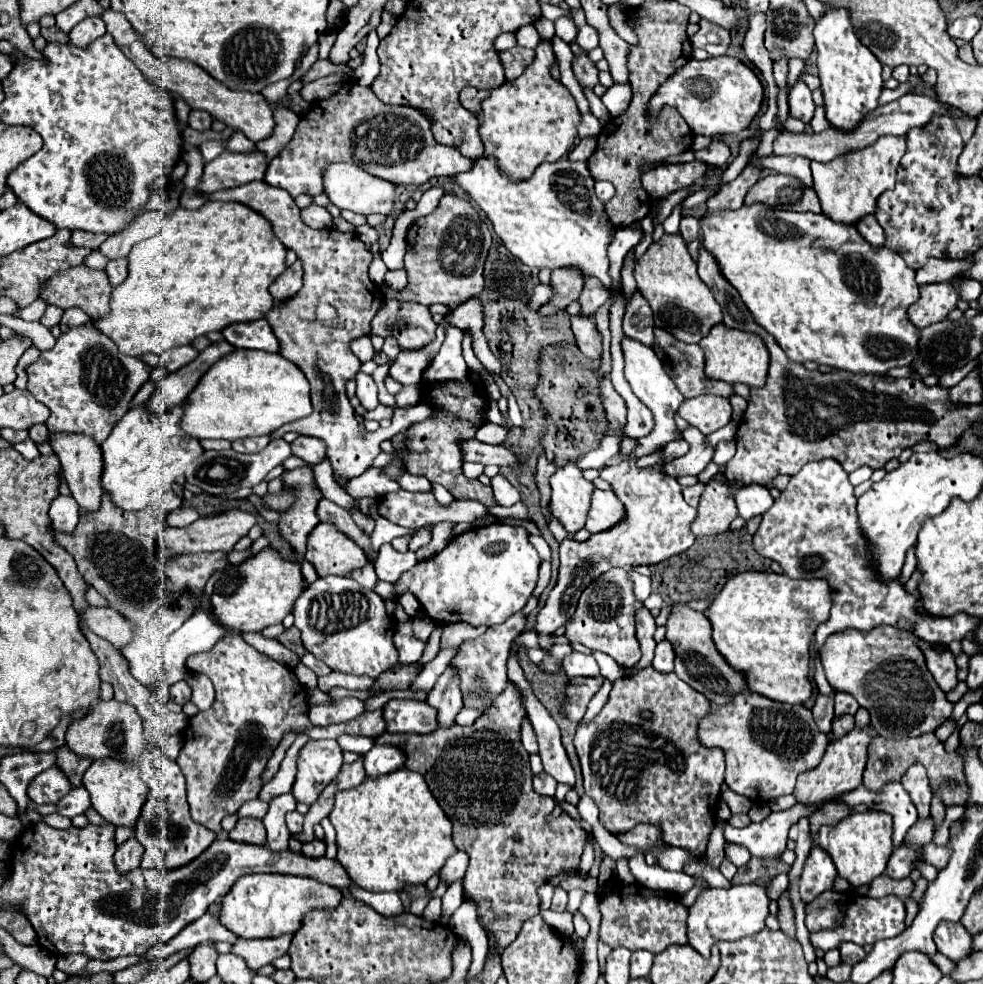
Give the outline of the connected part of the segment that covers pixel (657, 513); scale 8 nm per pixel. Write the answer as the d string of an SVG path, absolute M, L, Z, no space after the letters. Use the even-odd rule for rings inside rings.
M602 378L598 382L600 400L606 412L608 430L606 436L620 436L620 462L612 466L604 466L600 470L600 478L610 482L614 494L624 504L624 518L606 532L596 532L584 542L576 542L572 538L566 538L560 544L560 572L558 582L550 590L544 608L538 612L536 620L536 632L540 634L540 646L546 650L552 646L548 636L554 634L556 628L560 628L576 610L578 598L582 590L596 580L600 574L608 572L610 568L630 568L630 566L652 566L658 564L670 556L682 554L694 544L694 536L690 532L690 524L696 518L696 508L688 506L682 496L682 486L676 478L662 472L664 464L654 466L638 466L638 458L634 454L634 444L638 444L636 438L630 438L624 434L626 426L626 404L620 394L616 394L610 378Z

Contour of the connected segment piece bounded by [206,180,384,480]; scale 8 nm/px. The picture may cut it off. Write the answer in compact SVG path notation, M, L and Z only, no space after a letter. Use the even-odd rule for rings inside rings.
M256 180L254 184L242 184L240 188L228 188L222 192L212 192L212 196L206 196L208 200L236 200L242 202L262 216L266 216L272 226L274 234L286 248L294 250L300 260L304 260L304 286L294 298L288 298L280 304L276 304L264 318L272 326L274 336L278 336L278 342L282 344L280 354L294 362L304 376L308 378L312 386L312 406L314 412L302 420L296 420L292 424L286 424L278 428L278 432L272 434L284 436L290 430L296 430L298 434L316 436L326 442L328 450L326 456L330 458L334 466L336 480L346 476L354 478L360 476L368 468L368 436L370 432L360 432L356 424L355 411L348 398L346 398L346 382L352 380L362 362L352 354L350 342L362 336L370 334L372 318L376 316L378 308L384 302L384 296L380 288L368 278L368 266L372 260L372 254L366 250L362 240L358 240L356 234L338 232L334 228L326 230L314 230L308 228L300 220L300 210L294 202L294 198L282 190L274 188L262 180ZM318 302L330 302L338 310L338 318L332 322L322 322L316 318L314 310Z

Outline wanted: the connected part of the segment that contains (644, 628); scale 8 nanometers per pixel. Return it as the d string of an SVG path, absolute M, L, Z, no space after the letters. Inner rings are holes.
M640 608L638 614L636 614L636 638L640 642L640 652L642 652L642 658L636 666L632 668L626 668L624 672L626 674L632 674L636 668L646 668L652 664L652 656L654 656L654 630L656 630L656 624L654 624L654 616L650 614L648 608Z

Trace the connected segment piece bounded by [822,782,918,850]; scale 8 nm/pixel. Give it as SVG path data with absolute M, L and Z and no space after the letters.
M900 782L896 784L886 784L886 788L882 788L882 792L870 792L864 786L858 786L854 792L846 792L842 796L834 796L830 800L824 800L822 804L828 802L840 802L846 804L850 808L858 806L858 804L866 804L870 810L882 810L892 814L894 818L894 836L892 836L892 850L898 848L898 844L902 844L908 828L916 822L916 808L908 796L908 792L902 788Z

